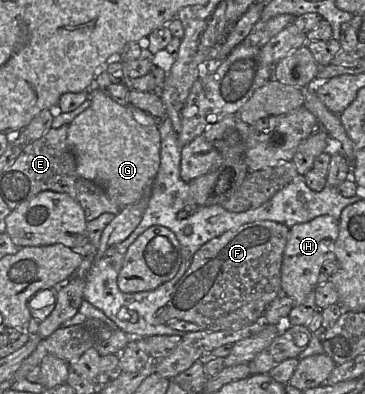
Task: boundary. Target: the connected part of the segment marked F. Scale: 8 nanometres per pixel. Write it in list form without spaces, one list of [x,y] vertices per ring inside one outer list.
[[[261,220],[229,230],[205,243],[173,287],[166,305],[156,311],[161,324],[171,319],[197,324],[204,331],[239,330],[263,321],[267,306],[281,289],[281,265],[290,228]]]

